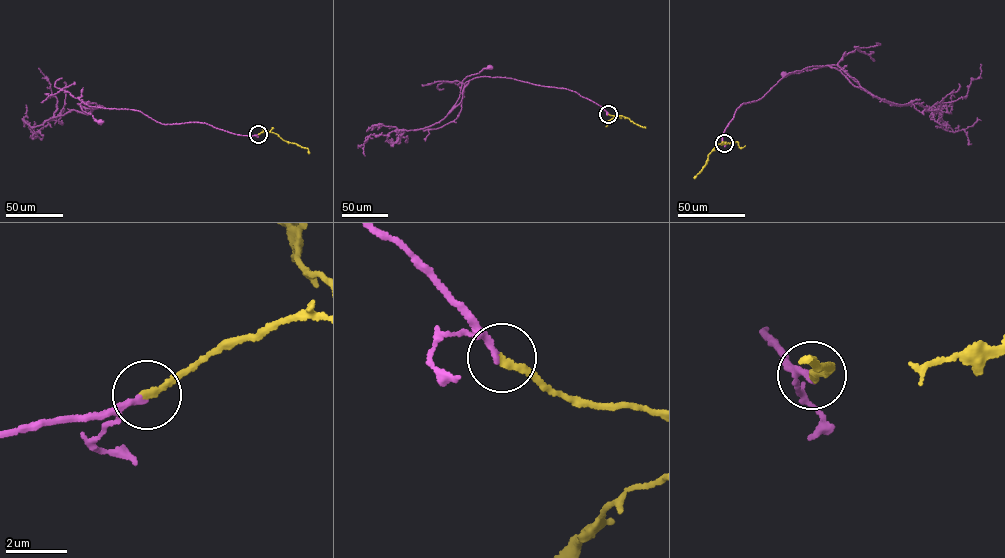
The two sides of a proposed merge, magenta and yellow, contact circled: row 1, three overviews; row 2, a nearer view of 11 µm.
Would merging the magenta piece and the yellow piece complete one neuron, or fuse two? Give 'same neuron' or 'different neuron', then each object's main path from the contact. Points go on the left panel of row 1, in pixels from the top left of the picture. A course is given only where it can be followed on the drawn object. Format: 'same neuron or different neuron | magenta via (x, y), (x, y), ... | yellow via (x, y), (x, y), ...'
same neuron | magenta via (258, 134), (201, 122), (166, 124), (139, 111), (87, 103), (91, 112), (80, 104), (100, 121) | yellow via (258, 134), (273, 132), (287, 142), (308, 148), (309, 153)

